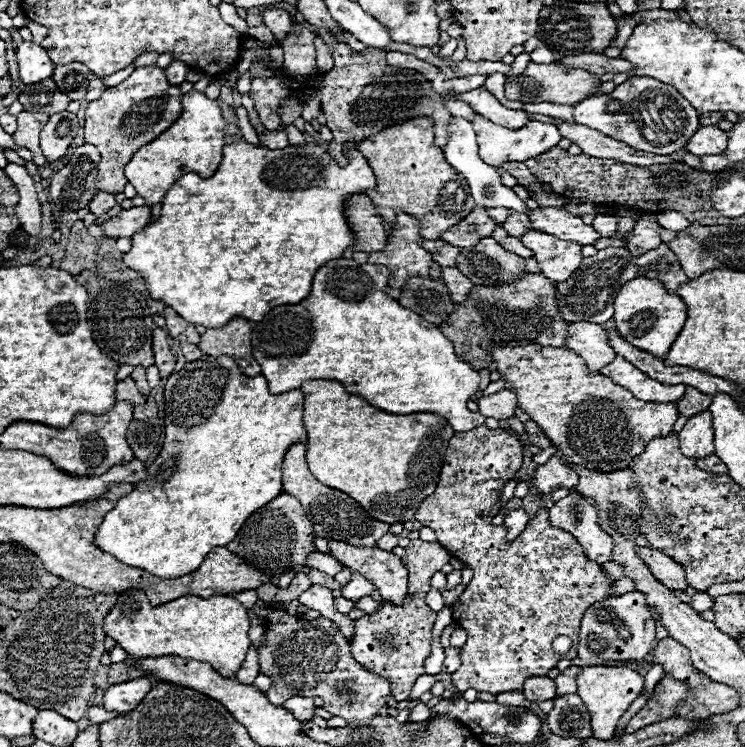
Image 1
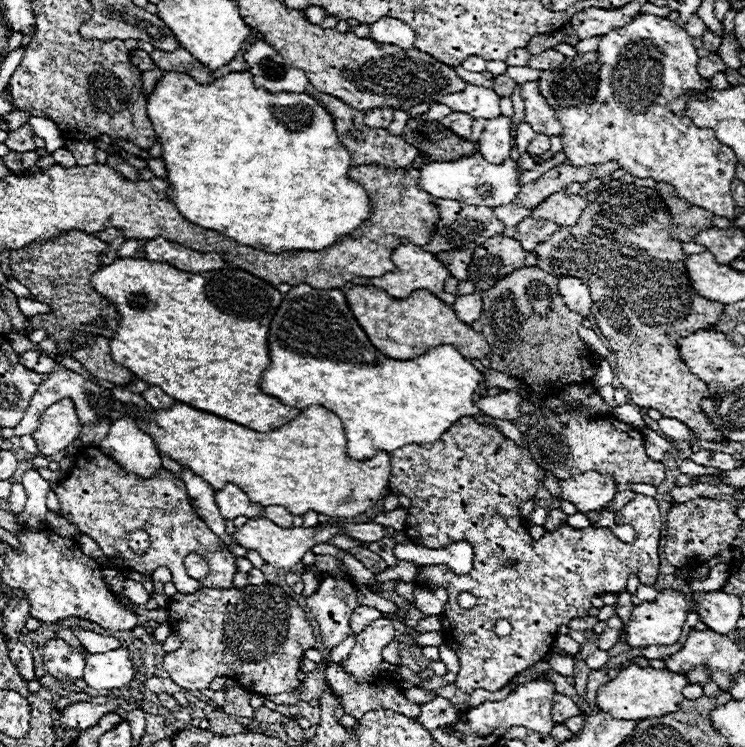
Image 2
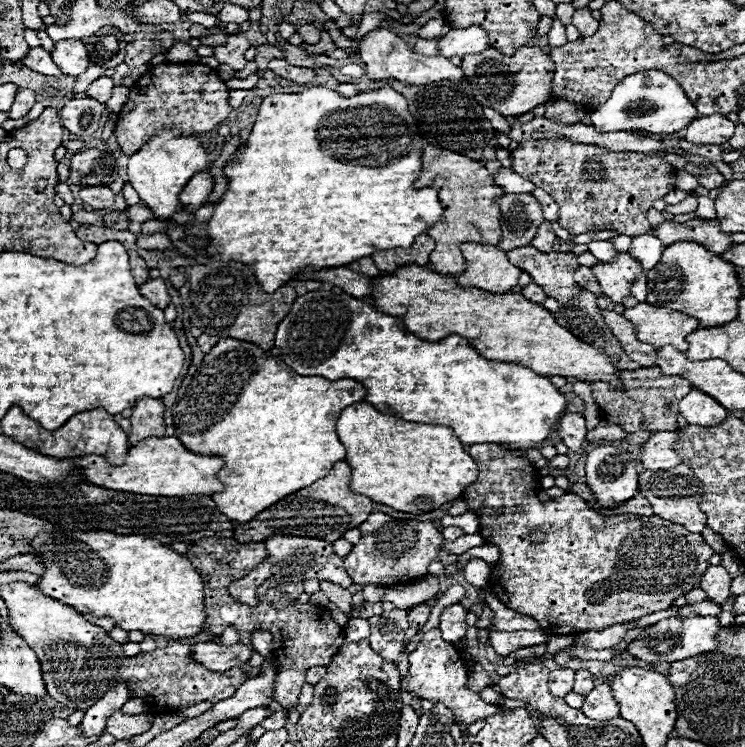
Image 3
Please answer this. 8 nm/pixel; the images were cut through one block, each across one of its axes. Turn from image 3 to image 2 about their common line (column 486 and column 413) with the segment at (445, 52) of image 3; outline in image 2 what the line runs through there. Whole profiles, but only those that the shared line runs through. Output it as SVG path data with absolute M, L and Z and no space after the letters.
M384 16L384 18L368 24L368 28L370 28L370 38L374 42L394 44L404 50L414 48L414 32L404 22L400 22L396 18Z

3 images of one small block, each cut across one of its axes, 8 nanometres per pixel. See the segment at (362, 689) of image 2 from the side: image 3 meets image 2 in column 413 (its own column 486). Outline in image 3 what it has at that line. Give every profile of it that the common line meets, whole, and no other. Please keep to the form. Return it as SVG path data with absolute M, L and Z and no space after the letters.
M432 628L430 632L424 634L418 648L408 654L408 674L402 676L402 690L416 694L422 700L432 700L432 702L444 704L446 708L450 708L454 712L454 718L462 726L470 726L476 720L488 718L490 714L506 712L500 706L484 702L478 692L472 692L466 686L466 682L468 682L468 668L464 666L460 650L454 644L442 640L438 628Z

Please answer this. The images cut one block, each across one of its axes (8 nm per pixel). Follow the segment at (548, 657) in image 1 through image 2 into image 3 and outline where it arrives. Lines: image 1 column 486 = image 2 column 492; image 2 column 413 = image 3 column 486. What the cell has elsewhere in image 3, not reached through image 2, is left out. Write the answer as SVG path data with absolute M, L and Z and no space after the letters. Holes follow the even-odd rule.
M472 444L466 446L466 452L476 460L480 476L464 490L462 498L480 518L480 534L486 538L486 542L496 544L502 550L498 564L492 566L488 586L510 610L538 620L546 634L570 636L590 628L602 630L612 624L638 620L650 614L652 608L646 604L662 602L660 610L666 610L676 598L700 586L700 578L710 566L708 560L714 556L714 550L706 544L702 534L690 534L684 526L666 522L658 516L602 516L600 512L592 510L586 500L572 492L548 502L540 502L536 498L540 474L528 462L524 452L506 450L494 444ZM530 530L544 530L546 540L540 544L530 542Z

